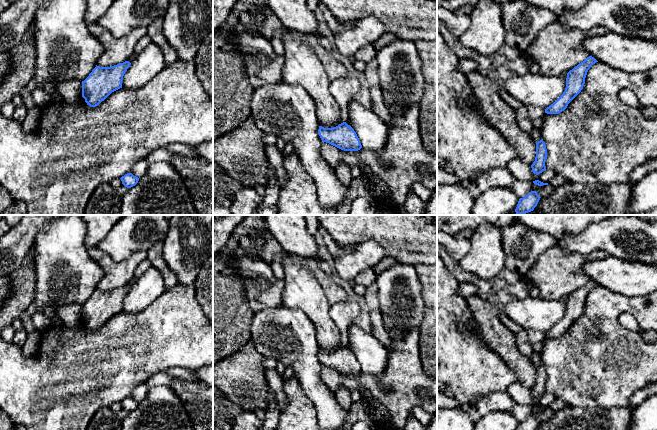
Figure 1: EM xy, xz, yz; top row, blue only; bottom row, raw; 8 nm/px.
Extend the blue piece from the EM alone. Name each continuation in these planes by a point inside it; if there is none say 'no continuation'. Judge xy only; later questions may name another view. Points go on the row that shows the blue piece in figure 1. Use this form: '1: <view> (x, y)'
no continuation

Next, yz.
no continuation

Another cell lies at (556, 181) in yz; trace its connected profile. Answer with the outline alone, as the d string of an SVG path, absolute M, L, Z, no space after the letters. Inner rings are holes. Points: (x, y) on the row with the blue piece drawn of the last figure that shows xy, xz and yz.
M556 175L551 180L548 181L548 185L554 186L554 187L558 187L558 186L564 185L566 183L569 183L569 181L567 181L565 178L559 176L559 175Z

